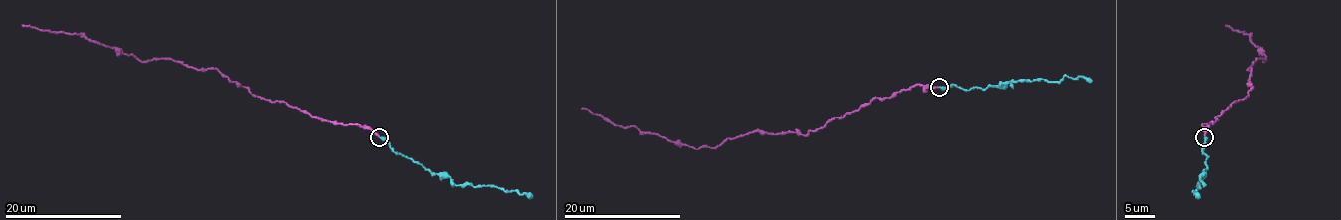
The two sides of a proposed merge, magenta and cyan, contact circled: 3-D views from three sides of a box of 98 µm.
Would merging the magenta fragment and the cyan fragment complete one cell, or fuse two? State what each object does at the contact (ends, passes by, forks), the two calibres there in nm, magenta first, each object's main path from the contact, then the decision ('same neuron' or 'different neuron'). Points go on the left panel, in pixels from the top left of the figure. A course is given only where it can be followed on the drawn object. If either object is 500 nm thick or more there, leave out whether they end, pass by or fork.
magenta ends there; cyan ends there; 170 nm thick on the magenta side, 360 nm on the other; magenta runs (378, 136), (260, 98), (216, 69), (172, 59), (140, 62), (79, 34), (21, 25); cyan runs (380, 136), (394, 151), (432, 173), (444, 173), (456, 185), (497, 186), (532, 198); same neuron

